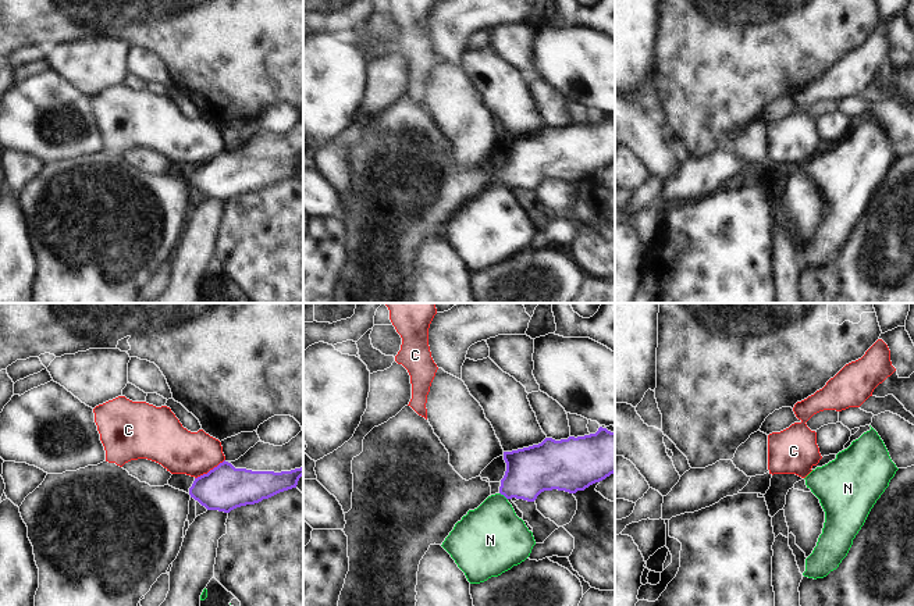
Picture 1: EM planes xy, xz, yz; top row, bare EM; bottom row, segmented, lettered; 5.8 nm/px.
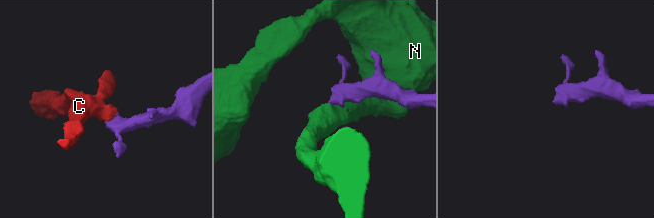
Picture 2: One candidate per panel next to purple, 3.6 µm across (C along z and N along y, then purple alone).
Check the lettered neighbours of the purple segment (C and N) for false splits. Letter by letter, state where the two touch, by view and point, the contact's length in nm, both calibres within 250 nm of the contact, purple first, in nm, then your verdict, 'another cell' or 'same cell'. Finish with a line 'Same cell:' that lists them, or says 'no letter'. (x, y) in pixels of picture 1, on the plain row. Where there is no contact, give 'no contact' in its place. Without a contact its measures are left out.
C: xy (210, 159) | 200 nm | 260/260 nm | another cell
N: xz (504, 184) | 60 nm | 280/380 nm | another cell
Same cell: no letter

